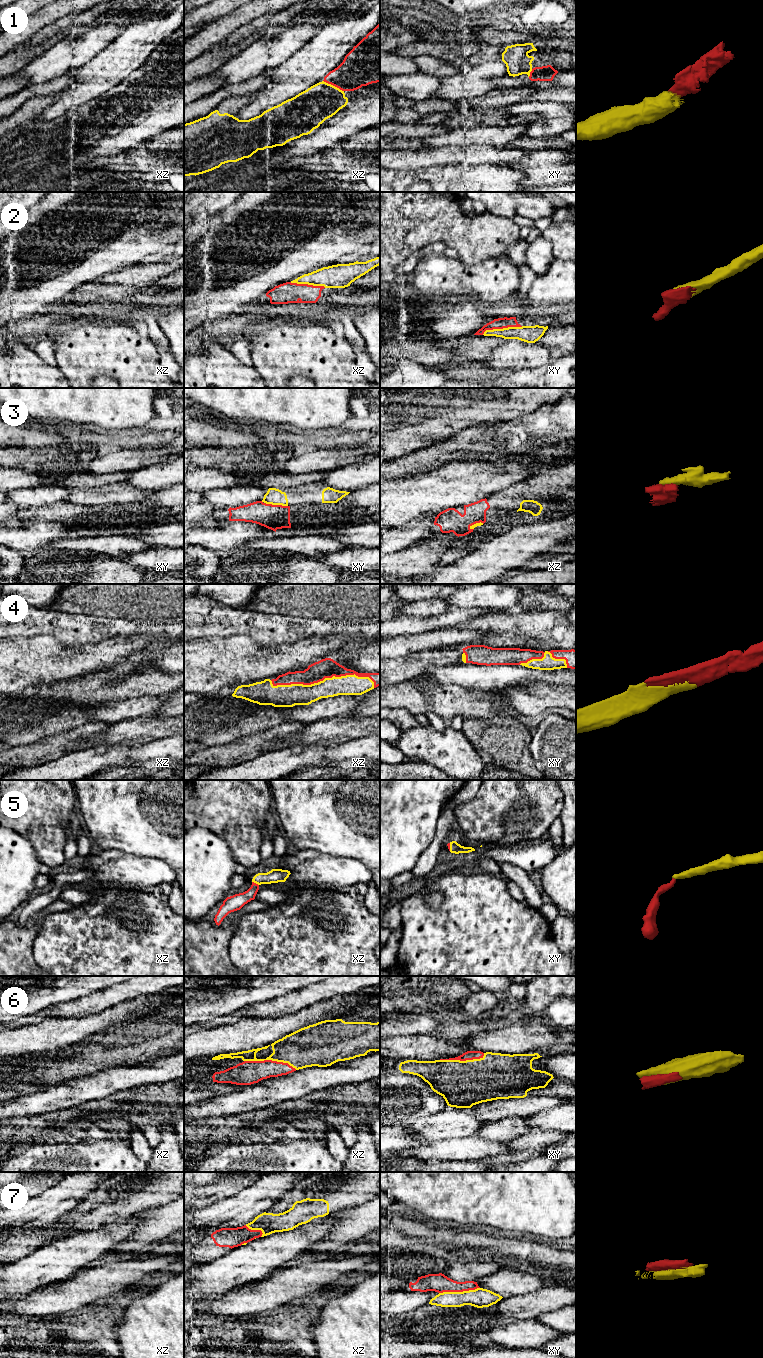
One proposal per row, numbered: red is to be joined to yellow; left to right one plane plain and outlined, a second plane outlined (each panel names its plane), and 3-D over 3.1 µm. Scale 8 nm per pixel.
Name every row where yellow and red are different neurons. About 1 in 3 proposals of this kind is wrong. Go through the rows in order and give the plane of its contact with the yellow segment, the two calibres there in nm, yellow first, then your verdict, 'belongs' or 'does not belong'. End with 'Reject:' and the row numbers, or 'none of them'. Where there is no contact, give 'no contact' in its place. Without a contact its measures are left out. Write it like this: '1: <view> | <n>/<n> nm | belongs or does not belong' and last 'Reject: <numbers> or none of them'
1: xz | 300/280 nm | belongs
2: xy | 140/90 nm | belongs
3: xy | 130/200 nm | does not belong
4: xz | 180/160 nm | belongs
5: xz | 110/130 nm | belongs
6: xz | 300/190 nm | belongs
7: xy | 150/150 nm | does not belong
Reject: 3, 7

